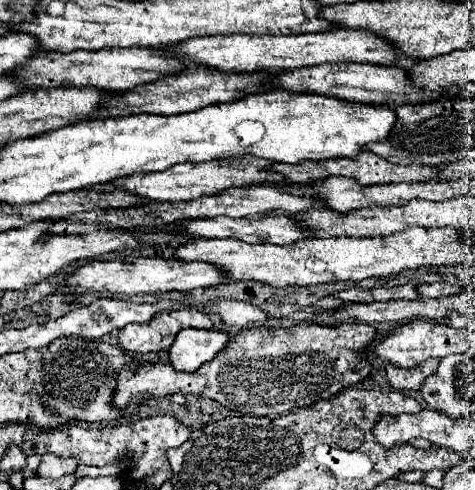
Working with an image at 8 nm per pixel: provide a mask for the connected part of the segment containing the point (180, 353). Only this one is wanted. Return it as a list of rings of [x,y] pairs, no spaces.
[[[181,330],[169,348],[169,364],[181,372],[195,372],[201,364],[215,358],[229,338],[229,334],[219,330]]]

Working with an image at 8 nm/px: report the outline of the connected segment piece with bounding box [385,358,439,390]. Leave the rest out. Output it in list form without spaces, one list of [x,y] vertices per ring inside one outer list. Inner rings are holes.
[[[429,358],[427,362],[423,362],[423,366],[415,366],[415,370],[403,370],[399,366],[385,366],[387,372],[387,380],[395,390],[419,390],[423,380],[431,374],[435,374],[439,366],[437,358]]]

